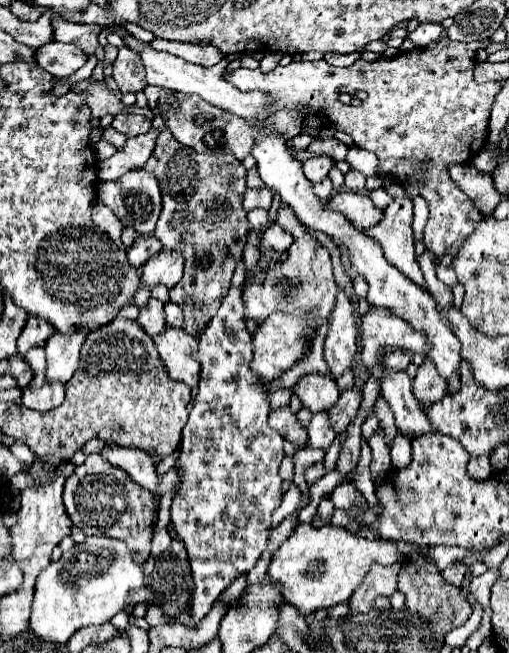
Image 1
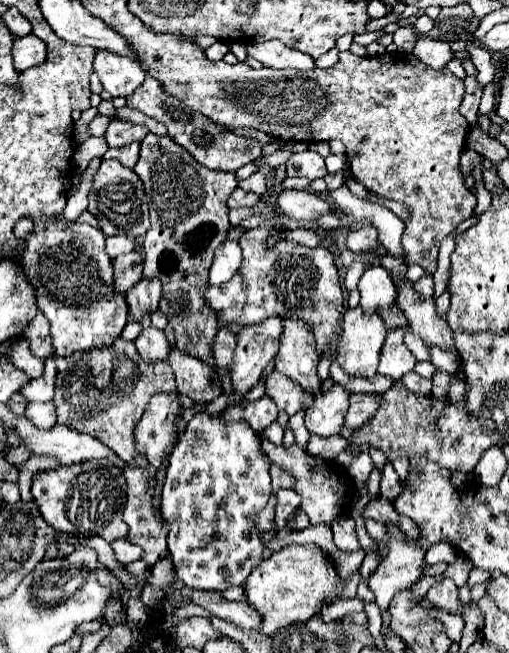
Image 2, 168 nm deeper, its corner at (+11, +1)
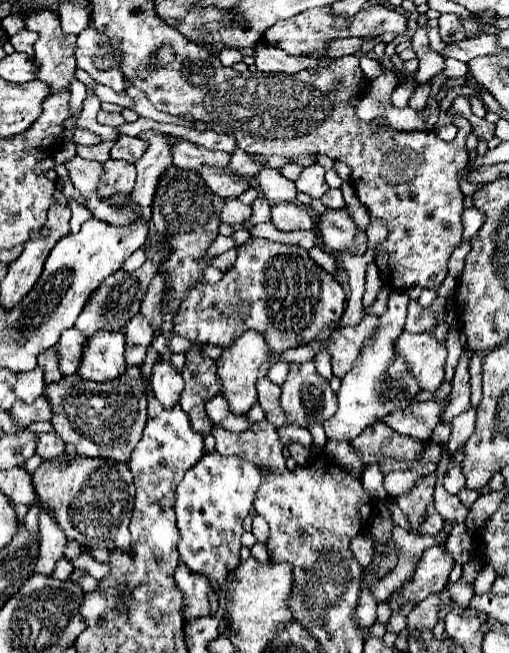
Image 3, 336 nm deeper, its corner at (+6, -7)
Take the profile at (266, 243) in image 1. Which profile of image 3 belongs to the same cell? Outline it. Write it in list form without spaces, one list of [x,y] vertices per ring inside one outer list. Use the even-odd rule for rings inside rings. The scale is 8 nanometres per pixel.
[[[315,246],[315,248],[309,250],[309,256],[311,256],[317,264],[321,264],[321,268],[325,268],[325,270],[331,272],[331,274],[335,274],[335,268],[337,268],[337,266],[335,266],[335,258],[333,258],[331,252]]]

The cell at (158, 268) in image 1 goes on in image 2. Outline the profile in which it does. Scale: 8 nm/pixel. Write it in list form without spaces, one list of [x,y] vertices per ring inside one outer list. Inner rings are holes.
[[[142,280],[132,288],[132,292],[126,292],[126,302],[130,310],[130,320],[142,322],[144,314],[150,314],[158,308],[160,300],[160,284],[156,280]]]

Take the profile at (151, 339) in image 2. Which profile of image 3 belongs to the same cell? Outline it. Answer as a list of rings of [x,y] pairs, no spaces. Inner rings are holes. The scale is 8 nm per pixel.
[[[159,356],[157,364],[153,364],[151,390],[165,408],[171,408],[173,404],[179,402],[179,394],[183,390],[181,372],[173,368],[173,364],[167,362],[163,356]]]

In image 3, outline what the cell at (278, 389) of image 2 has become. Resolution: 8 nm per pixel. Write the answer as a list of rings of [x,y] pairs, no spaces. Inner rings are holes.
[[[261,378],[257,382],[257,394],[259,394],[259,404],[261,408],[265,410],[265,418],[275,424],[277,428],[279,426],[287,426],[289,424],[289,416],[285,416],[285,412],[281,412],[281,404],[279,404],[279,398],[281,398],[281,386],[273,384],[269,378]]]

